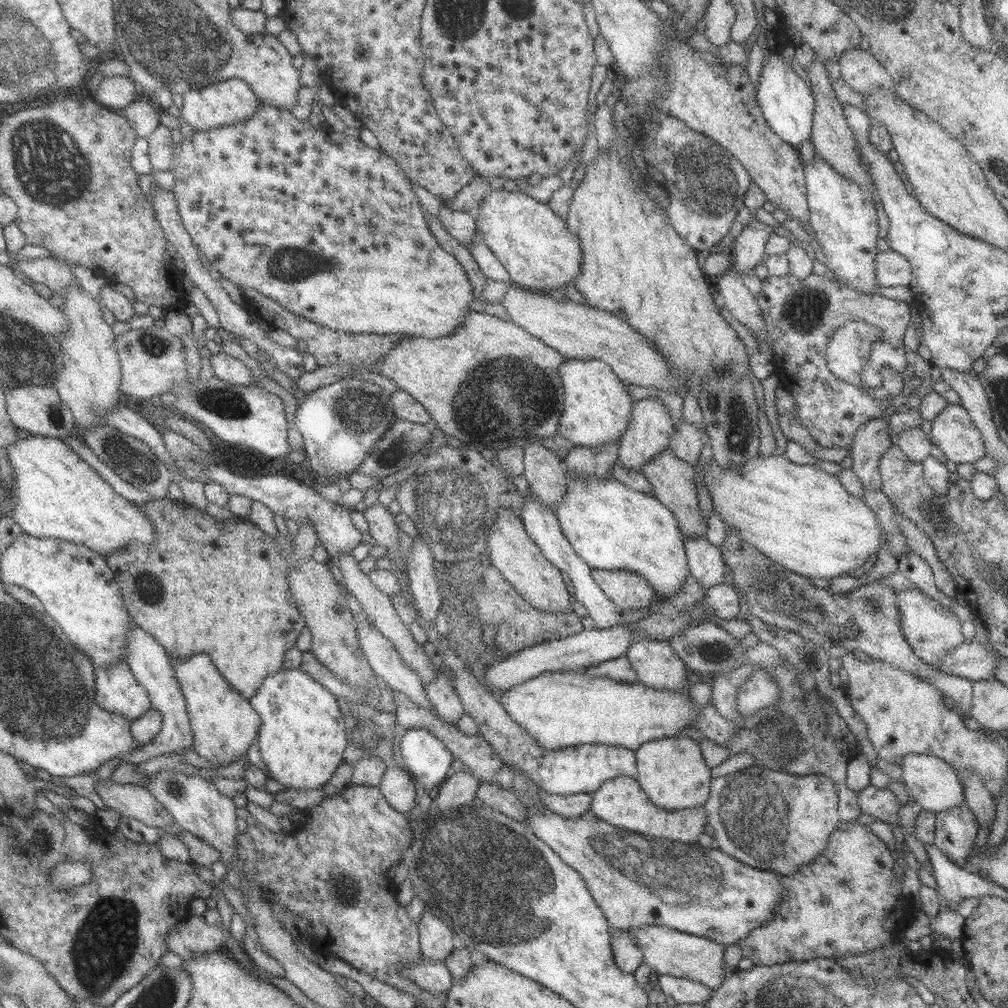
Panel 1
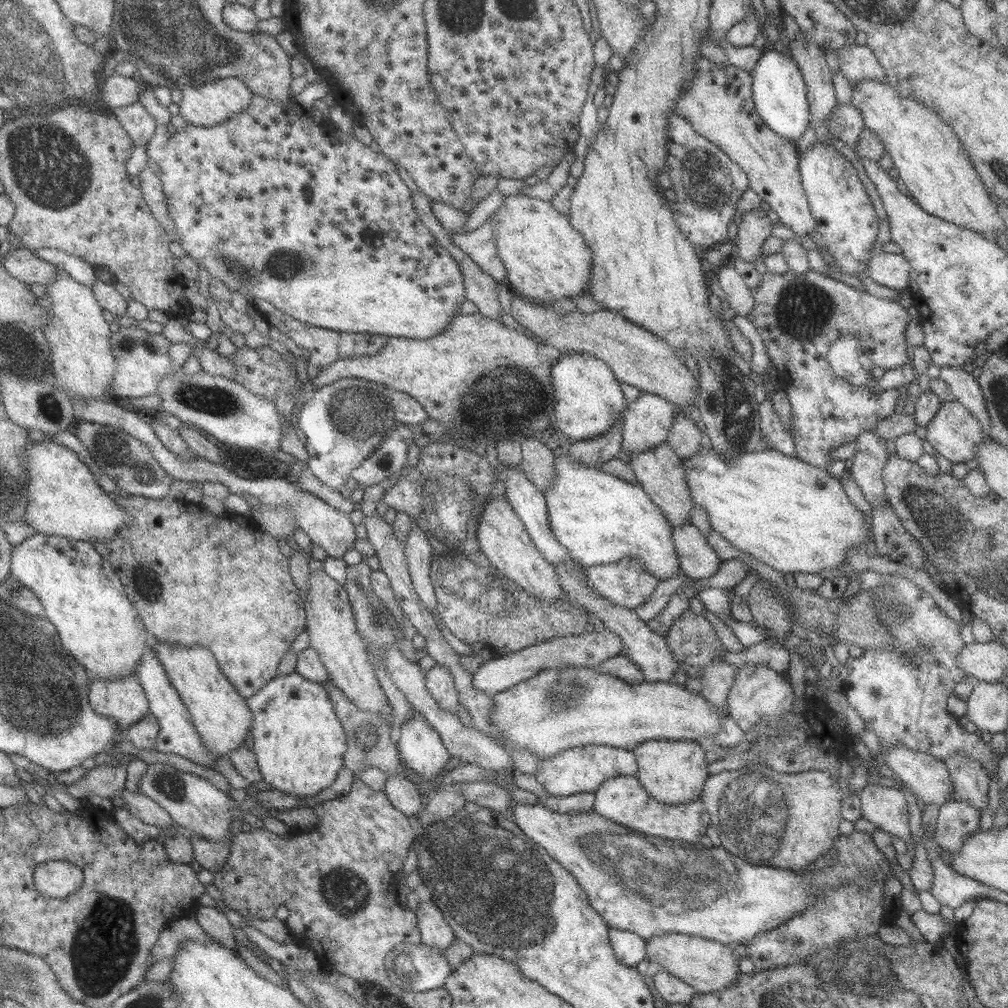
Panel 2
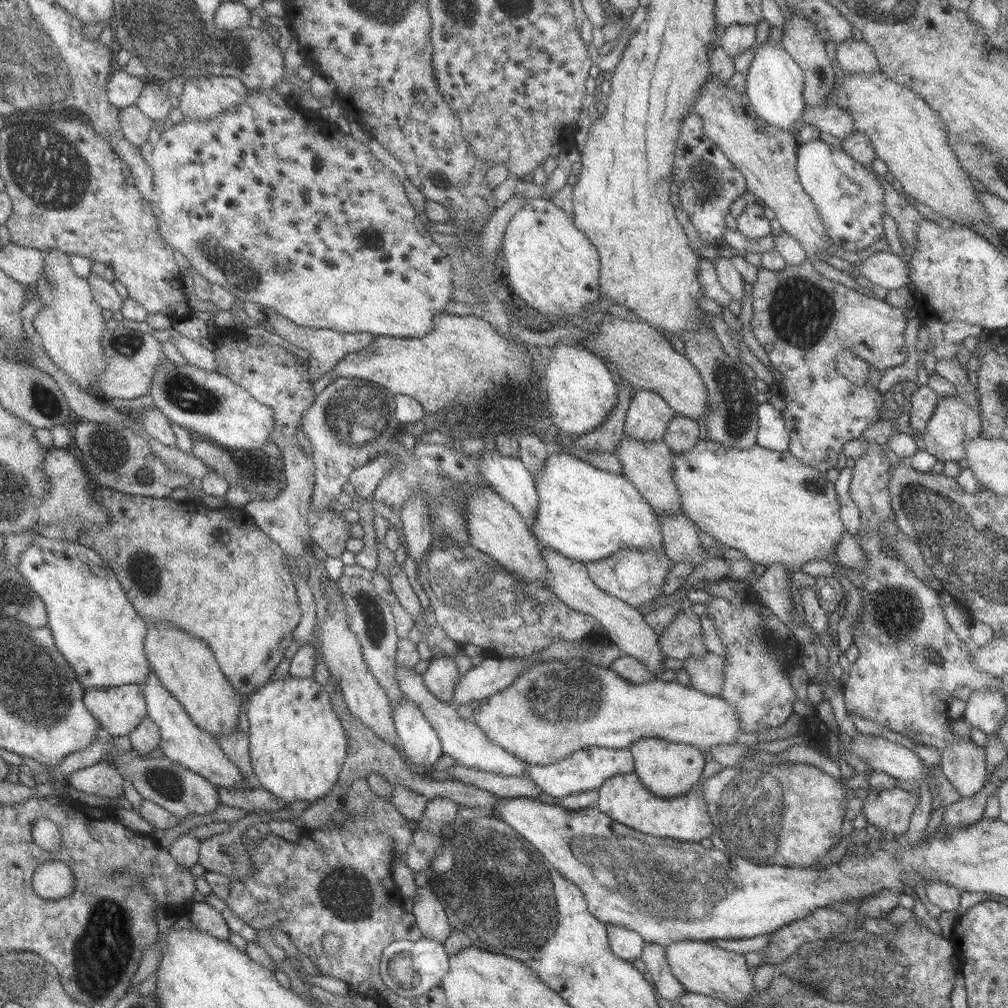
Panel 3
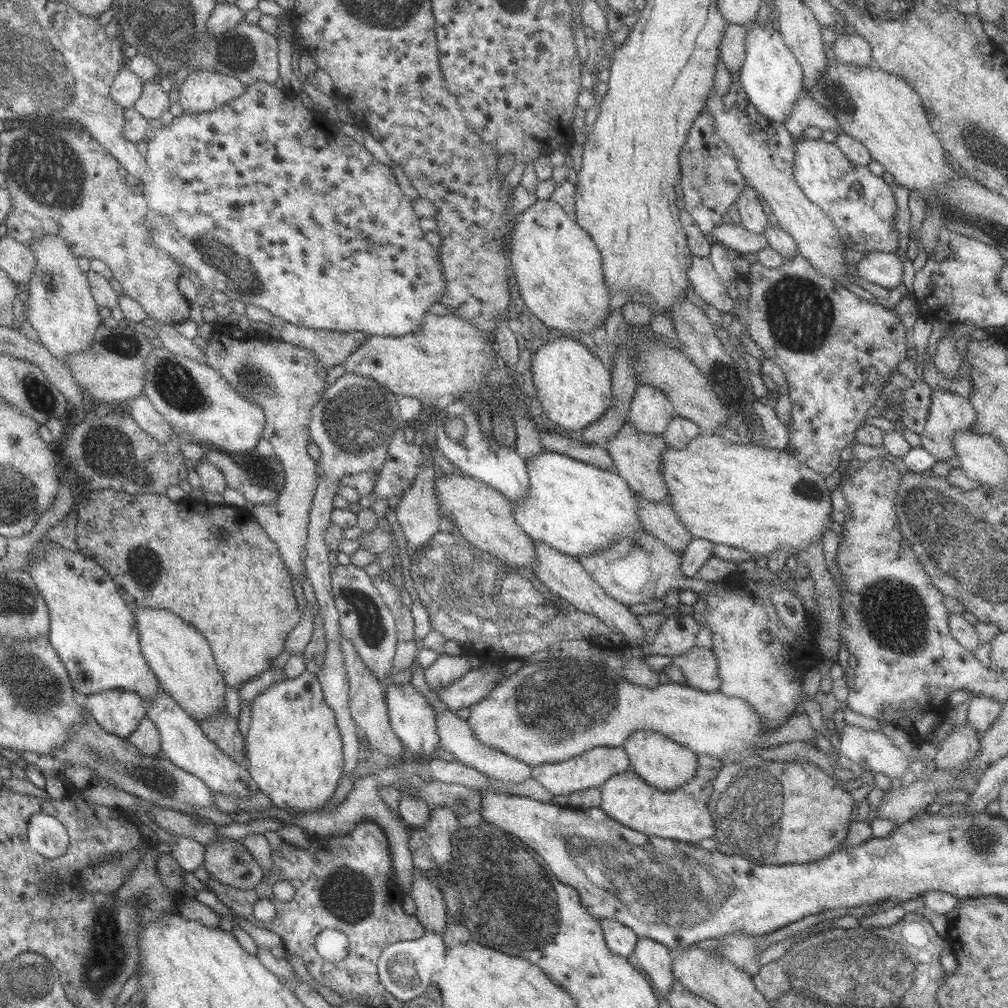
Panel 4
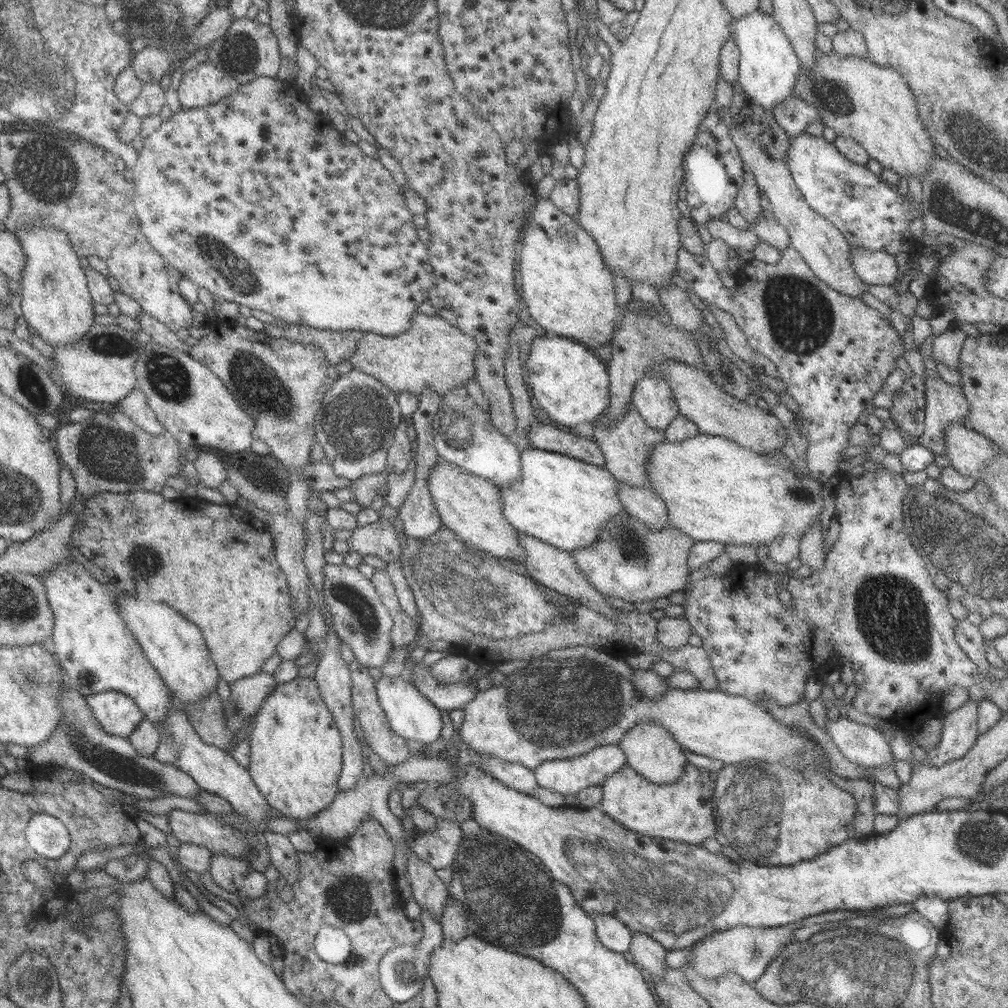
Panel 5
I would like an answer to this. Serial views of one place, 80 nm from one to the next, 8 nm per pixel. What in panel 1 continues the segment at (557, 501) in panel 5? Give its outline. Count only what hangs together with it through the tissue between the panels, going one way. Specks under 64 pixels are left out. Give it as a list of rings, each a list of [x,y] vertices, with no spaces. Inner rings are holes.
[[[567,475],[565,495],[557,502],[555,515],[577,555],[593,569],[626,569],[651,582],[656,594],[666,595],[670,600],[680,593],[684,580],[690,578],[683,534],[671,510],[654,495],[628,488],[614,477],[599,479],[597,476],[580,477]]]

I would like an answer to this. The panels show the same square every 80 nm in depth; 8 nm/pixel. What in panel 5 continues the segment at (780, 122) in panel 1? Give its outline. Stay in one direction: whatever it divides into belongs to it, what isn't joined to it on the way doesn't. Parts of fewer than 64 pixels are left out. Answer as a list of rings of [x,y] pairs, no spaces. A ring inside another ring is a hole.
[[[759,8],[753,10],[733,21],[731,36],[740,51],[739,82],[754,105],[763,106],[771,112],[777,102],[793,96],[794,81],[802,65],[784,29],[773,15],[760,12]]]

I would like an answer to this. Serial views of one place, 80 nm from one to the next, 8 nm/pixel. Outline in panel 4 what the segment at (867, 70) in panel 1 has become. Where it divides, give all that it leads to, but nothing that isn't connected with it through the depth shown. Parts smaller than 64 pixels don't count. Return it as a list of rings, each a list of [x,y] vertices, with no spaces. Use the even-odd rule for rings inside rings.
[[[856,32],[838,35],[833,44],[833,52],[836,60],[847,65],[876,66],[871,44]]]

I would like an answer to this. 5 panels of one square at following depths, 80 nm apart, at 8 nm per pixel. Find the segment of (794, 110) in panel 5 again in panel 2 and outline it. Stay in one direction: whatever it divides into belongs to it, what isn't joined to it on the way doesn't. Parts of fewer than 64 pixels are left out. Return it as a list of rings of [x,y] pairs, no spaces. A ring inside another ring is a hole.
[[[838,103],[829,116],[827,128],[833,137],[836,137],[848,145],[855,145],[860,133],[865,129],[862,114],[850,103]]]

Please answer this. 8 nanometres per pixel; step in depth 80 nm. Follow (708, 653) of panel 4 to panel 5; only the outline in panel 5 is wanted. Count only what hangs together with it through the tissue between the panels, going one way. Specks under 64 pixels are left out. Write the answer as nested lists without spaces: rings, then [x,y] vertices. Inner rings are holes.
[[[438,529],[432,536],[429,536],[425,539],[417,539],[408,537],[406,541],[406,546],[401,549],[401,555],[399,556],[400,566],[402,569],[402,574],[404,578],[407,579],[408,586],[412,589],[413,595],[415,596],[415,602],[417,603],[417,608],[419,609],[420,623],[418,624],[416,621],[412,620],[412,617],[409,617],[400,607],[400,603],[398,603],[398,597],[396,596],[396,591],[394,591],[394,585],[392,585],[392,580],[390,575],[388,575],[388,571],[386,568],[375,568],[375,571],[371,577],[372,584],[376,589],[376,592],[381,596],[381,601],[384,606],[388,609],[388,612],[391,614],[391,619],[393,620],[393,625],[390,631],[390,640],[392,641],[393,646],[396,648],[398,646],[407,646],[418,636],[418,627],[422,630],[423,637],[428,638],[428,640],[446,640],[449,642],[455,653],[458,655],[462,655],[464,657],[468,657],[468,659],[473,659],[479,665],[496,665],[505,663],[508,661],[518,660],[518,661],[534,661],[541,658],[544,658],[544,655],[550,650],[559,649],[559,648],[568,648],[574,646],[590,646],[595,648],[600,652],[605,652],[606,654],[613,655],[614,657],[625,657],[627,653],[652,653],[659,655],[661,661],[668,662],[672,664],[676,668],[676,670],[682,670],[682,672],[690,672],[698,682],[700,682],[700,689],[703,690],[718,690],[718,680],[716,679],[714,673],[714,667],[710,665],[710,661],[708,661],[708,655],[706,651],[702,647],[693,646],[689,643],[686,643],[684,646],[679,646],[675,649],[667,649],[664,648],[660,641],[657,639],[657,622],[659,621],[656,618],[652,618],[650,613],[641,613],[638,610],[628,611],[625,609],[620,609],[620,612],[617,612],[617,620],[611,619],[602,613],[596,612],[593,608],[588,608],[586,605],[580,604],[576,601],[574,606],[566,606],[566,600],[568,600],[569,596],[563,595],[562,593],[556,596],[556,591],[554,591],[554,598],[552,598],[552,594],[548,596],[548,587],[542,586],[538,581],[534,580],[532,577],[523,576],[522,574],[518,574],[518,572],[508,570],[504,564],[502,564],[502,559],[500,557],[495,557],[494,555],[484,552],[480,550],[478,547],[474,547],[470,545],[465,540],[462,540],[460,536],[458,536],[454,531],[450,529]]]

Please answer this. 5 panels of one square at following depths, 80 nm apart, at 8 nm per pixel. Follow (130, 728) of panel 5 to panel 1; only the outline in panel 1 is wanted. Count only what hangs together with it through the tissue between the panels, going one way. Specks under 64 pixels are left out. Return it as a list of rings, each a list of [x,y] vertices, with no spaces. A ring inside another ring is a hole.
[[[124,660],[108,668],[95,668],[96,703],[98,707],[110,713],[125,716],[128,720],[136,720],[151,710],[148,692],[137,682],[130,666]]]

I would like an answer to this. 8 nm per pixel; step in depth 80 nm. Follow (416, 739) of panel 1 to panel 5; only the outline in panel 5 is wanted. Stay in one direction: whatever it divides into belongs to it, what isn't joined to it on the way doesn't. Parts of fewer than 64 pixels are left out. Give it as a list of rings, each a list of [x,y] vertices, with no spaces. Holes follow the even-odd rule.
[[[382,676],[376,681],[376,693],[378,693],[378,701],[380,701],[382,711],[386,713],[390,727],[407,743],[409,741],[419,742],[423,746],[422,750],[428,752],[430,744],[442,738],[441,732],[444,726],[442,712],[429,699],[426,699],[405,676],[398,678]]]

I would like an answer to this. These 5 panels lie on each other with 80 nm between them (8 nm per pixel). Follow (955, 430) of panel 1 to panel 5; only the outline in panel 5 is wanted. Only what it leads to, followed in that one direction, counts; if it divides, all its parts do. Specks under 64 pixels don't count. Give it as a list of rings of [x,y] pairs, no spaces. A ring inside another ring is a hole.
[[[924,374],[922,377],[925,382],[925,431],[918,442],[936,456],[944,455],[944,431],[950,423],[961,423],[970,412],[970,403],[960,386],[950,385],[939,376]]]

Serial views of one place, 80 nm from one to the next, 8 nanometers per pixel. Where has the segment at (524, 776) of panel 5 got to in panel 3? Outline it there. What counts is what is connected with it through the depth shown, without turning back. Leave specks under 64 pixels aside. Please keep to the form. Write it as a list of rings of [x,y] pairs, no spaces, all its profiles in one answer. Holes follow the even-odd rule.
[[[396,665],[394,667],[397,683],[401,692],[412,700],[422,712],[426,715],[430,725],[436,730],[440,738],[443,752],[454,758],[456,764],[467,766],[468,768],[480,769],[494,774],[504,776],[528,775],[527,764],[525,761],[516,758],[513,754],[506,752],[502,747],[490,741],[478,725],[474,722],[462,718],[451,703],[443,703],[435,698],[426,687],[422,675],[417,674],[413,667],[404,667]]]

